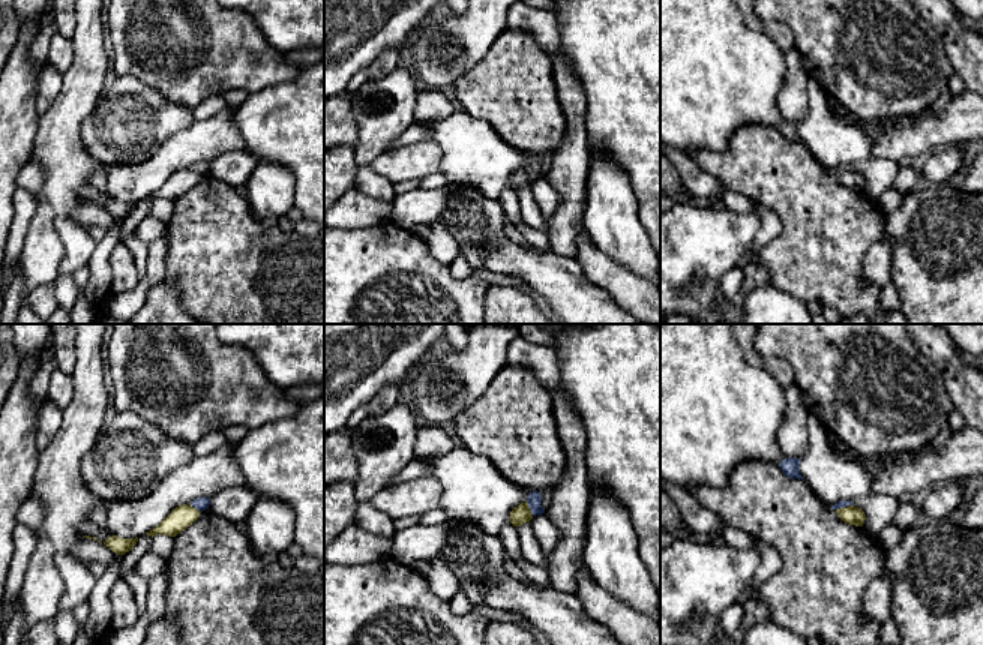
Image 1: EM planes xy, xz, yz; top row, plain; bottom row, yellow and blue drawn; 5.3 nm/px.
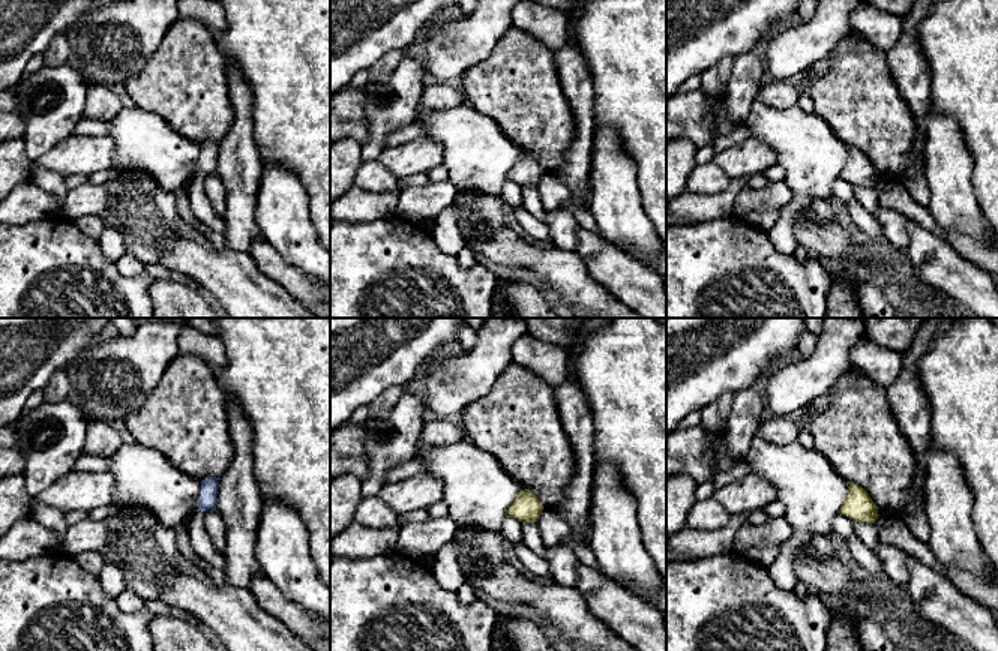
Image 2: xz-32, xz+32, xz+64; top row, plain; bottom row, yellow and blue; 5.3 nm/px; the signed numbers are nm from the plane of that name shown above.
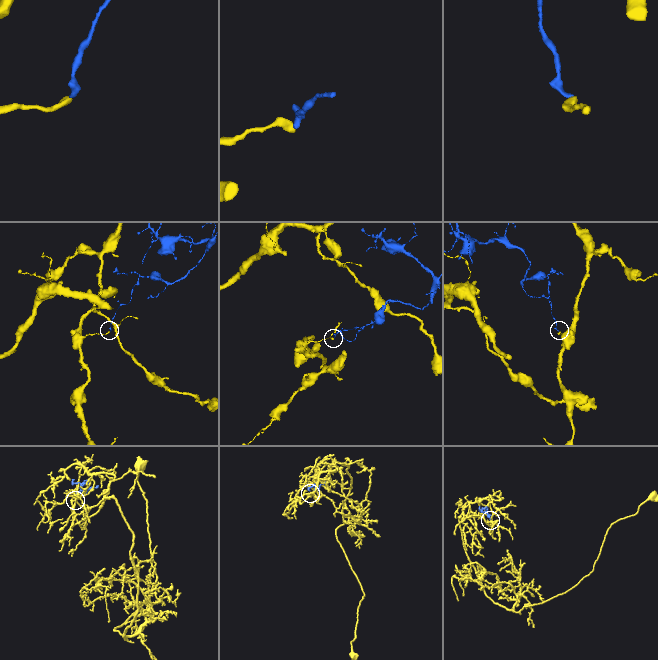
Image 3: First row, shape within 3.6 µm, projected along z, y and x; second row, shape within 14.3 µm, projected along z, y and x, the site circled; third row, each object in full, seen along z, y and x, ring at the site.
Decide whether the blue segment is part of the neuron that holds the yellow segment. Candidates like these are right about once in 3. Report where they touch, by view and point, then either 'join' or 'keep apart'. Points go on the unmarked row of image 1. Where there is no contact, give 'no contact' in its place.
meets yellow in xz at (529, 173); keep apart

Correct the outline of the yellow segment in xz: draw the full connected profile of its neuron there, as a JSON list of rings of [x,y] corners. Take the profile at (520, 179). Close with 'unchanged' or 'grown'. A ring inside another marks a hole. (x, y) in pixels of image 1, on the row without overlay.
[[[527,165],[519,168],[518,171],[515,171],[510,176],[510,188],[513,190],[521,190],[525,186],[530,186],[531,183],[533,183],[533,177],[531,177]]]; unchanged

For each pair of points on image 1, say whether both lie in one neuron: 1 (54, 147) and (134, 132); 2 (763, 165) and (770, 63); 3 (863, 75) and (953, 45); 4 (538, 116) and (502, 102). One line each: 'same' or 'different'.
1: different
2: different
3: different
4: same

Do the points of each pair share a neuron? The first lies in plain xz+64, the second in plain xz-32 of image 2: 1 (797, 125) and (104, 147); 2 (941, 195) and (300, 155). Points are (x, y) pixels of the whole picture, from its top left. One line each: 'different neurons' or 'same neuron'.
1: different neurons
2: different neurons

